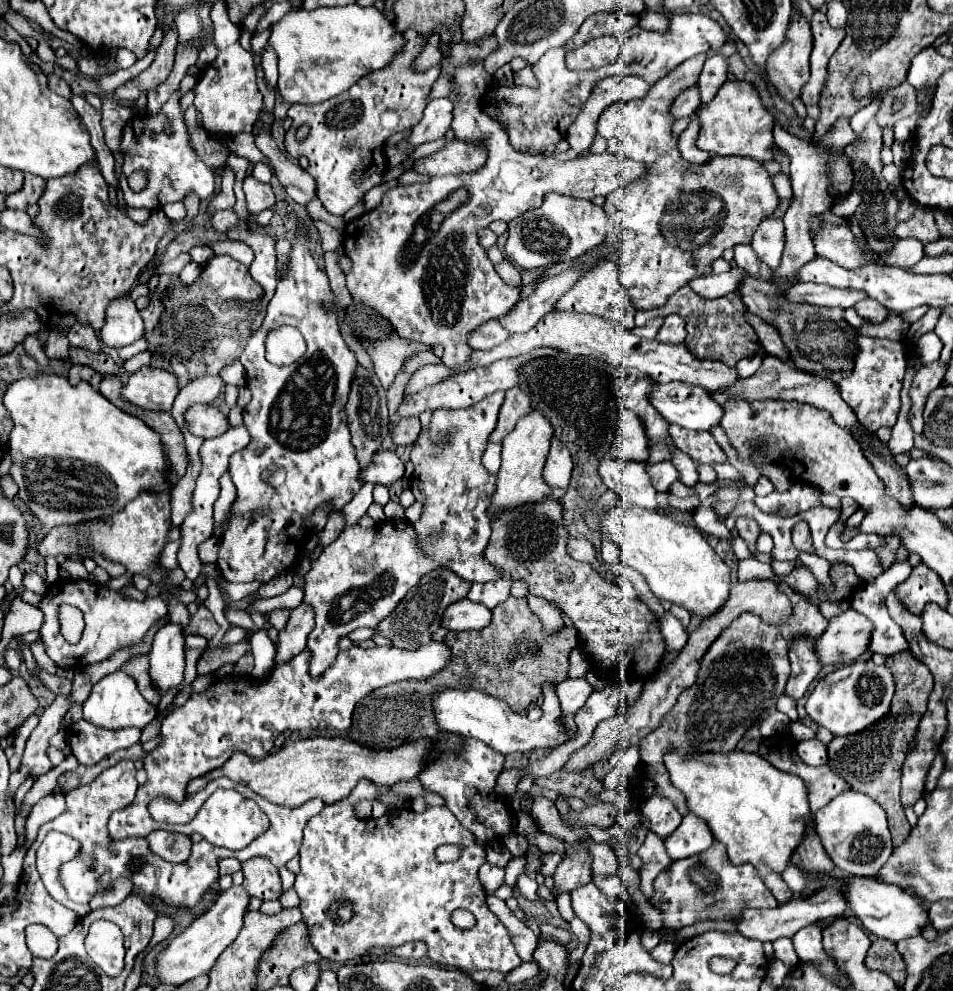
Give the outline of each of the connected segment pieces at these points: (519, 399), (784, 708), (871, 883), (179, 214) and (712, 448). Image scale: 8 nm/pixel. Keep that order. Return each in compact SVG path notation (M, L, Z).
M511 388L505 392L505 402L501 406L501 412L499 412L499 422L497 422L497 428L491 432L491 438L489 442L501 442L517 424L517 420L521 416L525 416L527 412L531 410L531 404L529 404L529 396L519 388Z
M787 694L779 696L779 700L777 700L777 710L783 712L783 714L787 714L791 722L799 720L799 718L797 718L797 702L791 700L791 696L787 696Z
M847 878L845 888L847 888L845 896L847 896L849 908L863 922L865 930L869 930L871 934L875 934L879 938L899 942L899 940L905 940L905 938L919 936L921 930L931 924L927 910L921 906L919 898L901 890L901 888L881 884L879 880L871 880L871 878L867 878L867 880L865 878Z
M175 202L175 204L167 204L167 206L163 206L163 212L165 212L165 216L167 216L169 220L183 220L183 218L187 216L185 206L183 206L181 202Z
M689 432L687 438L677 438L675 444L679 450L689 454L695 462L705 462L705 464L727 462L727 454L709 432Z

